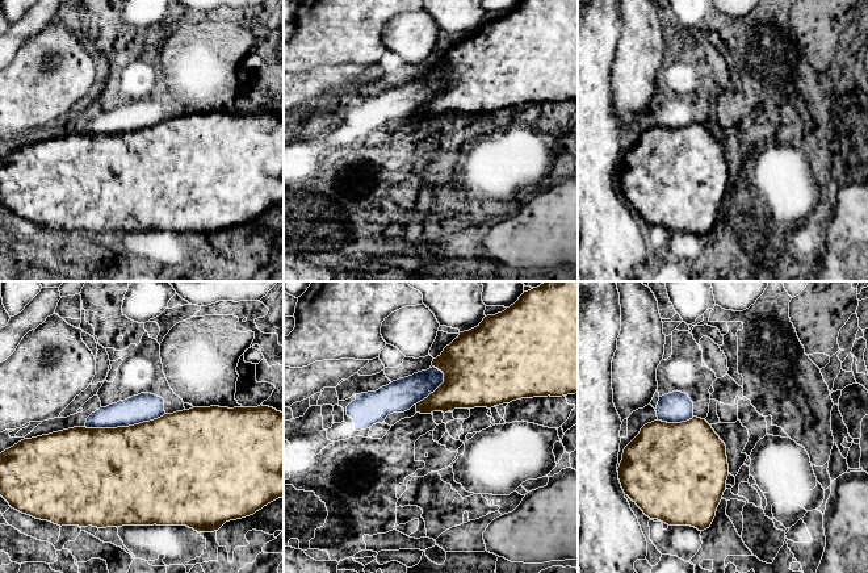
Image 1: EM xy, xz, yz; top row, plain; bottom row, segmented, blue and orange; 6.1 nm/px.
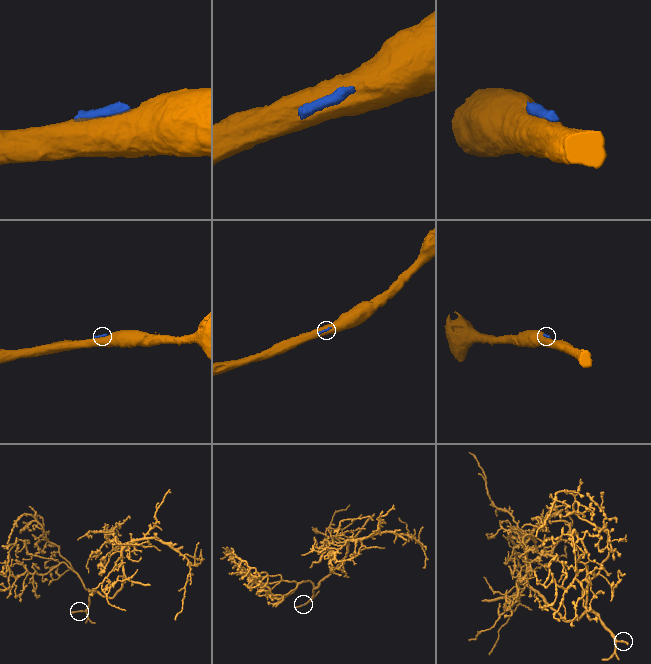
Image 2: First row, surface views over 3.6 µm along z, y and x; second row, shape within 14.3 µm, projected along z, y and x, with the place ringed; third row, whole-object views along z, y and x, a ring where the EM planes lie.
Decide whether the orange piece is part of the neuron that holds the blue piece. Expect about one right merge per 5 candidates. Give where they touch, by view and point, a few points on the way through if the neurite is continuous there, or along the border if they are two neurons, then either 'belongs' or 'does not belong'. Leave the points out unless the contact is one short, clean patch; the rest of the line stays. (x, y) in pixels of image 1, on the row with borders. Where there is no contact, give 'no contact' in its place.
xy (125, 426) | does not belong

